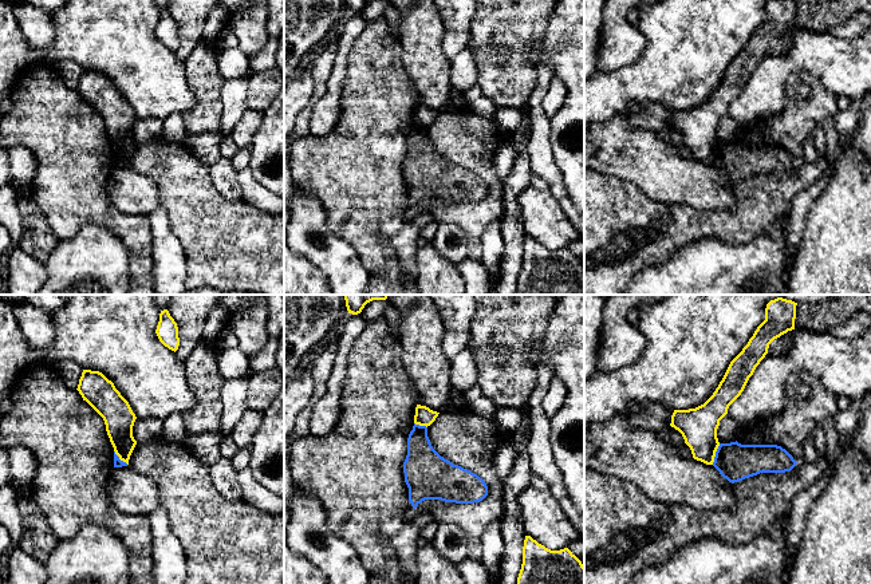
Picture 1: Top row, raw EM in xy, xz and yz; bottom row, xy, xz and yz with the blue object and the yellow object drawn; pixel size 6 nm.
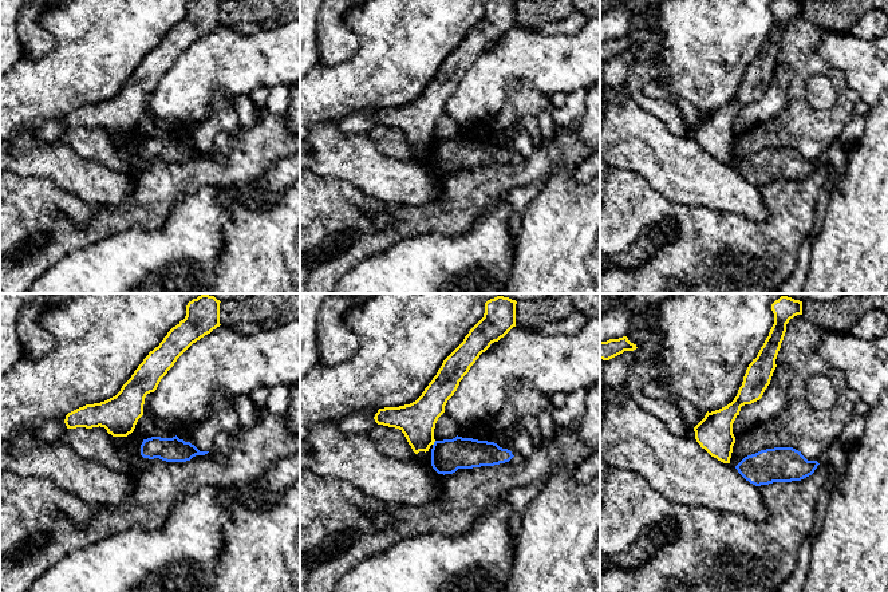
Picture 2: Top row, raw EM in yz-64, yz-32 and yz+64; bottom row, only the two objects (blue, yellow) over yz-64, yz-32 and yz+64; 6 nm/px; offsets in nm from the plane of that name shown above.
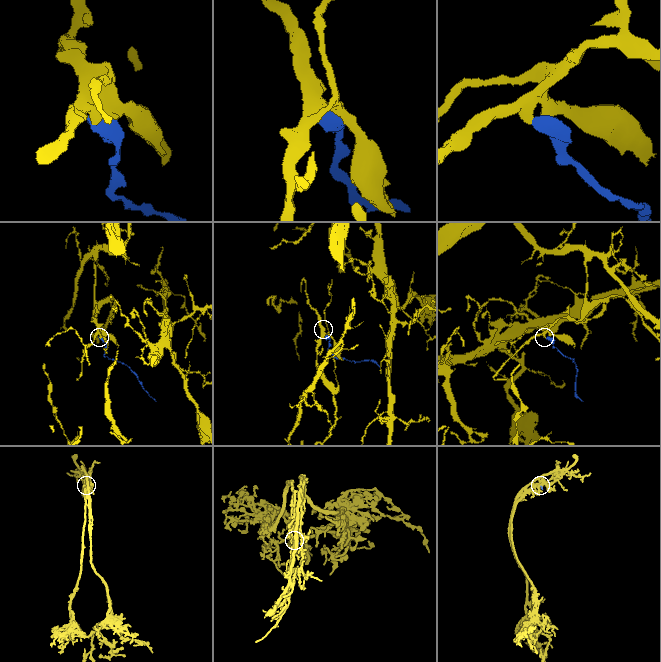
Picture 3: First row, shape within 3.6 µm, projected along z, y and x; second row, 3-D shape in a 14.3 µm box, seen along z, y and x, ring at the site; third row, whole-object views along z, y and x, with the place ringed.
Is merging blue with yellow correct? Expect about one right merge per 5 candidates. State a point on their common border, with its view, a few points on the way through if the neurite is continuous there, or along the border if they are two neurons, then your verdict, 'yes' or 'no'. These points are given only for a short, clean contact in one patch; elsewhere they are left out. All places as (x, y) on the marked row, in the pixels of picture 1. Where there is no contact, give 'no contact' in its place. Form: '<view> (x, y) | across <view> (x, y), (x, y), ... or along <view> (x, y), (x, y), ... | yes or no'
yz (716, 454) | along yz (720, 444), (712, 464) | no

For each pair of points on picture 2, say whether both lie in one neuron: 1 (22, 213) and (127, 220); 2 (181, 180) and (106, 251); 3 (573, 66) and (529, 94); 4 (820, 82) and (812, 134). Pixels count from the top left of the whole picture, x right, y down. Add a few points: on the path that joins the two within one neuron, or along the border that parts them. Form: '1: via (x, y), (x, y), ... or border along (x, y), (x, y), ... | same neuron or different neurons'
1: via (48, 220), (101, 220) | same neuron
2: border along (161, 227), (156, 229), (129, 228), (101, 240) | different neurons
3: border along (548, 97), (525, 83), (513, 86), (506, 101) | different neurons
4: border along (808, 78), (806, 101), (816, 109), (833, 106) | different neurons

